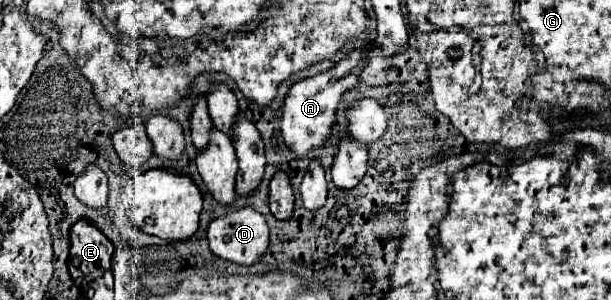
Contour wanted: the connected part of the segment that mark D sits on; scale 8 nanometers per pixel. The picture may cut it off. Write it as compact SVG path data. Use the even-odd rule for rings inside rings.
M244 206L244 208L238 208L234 212L228 212L226 216L214 218L206 230L212 254L226 258L226 260L232 260L232 262L242 264L242 266L250 266L250 264L260 260L260 256L268 248L268 234L270 232L268 232L264 216L260 212L256 212L252 206Z

